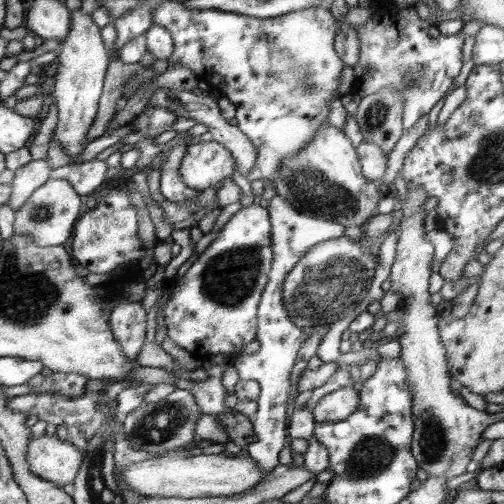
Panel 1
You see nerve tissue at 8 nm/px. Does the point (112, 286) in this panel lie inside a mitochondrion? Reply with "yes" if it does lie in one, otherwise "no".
no

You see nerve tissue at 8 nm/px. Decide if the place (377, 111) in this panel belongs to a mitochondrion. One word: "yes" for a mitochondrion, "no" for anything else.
yes

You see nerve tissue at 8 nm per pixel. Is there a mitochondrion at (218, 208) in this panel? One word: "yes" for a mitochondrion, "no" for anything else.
no

